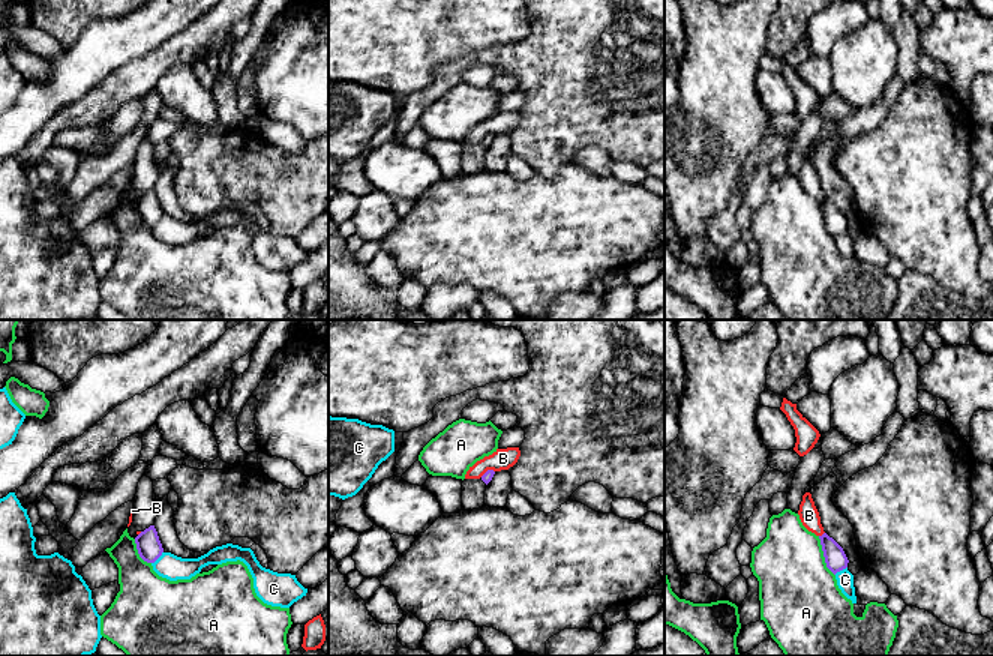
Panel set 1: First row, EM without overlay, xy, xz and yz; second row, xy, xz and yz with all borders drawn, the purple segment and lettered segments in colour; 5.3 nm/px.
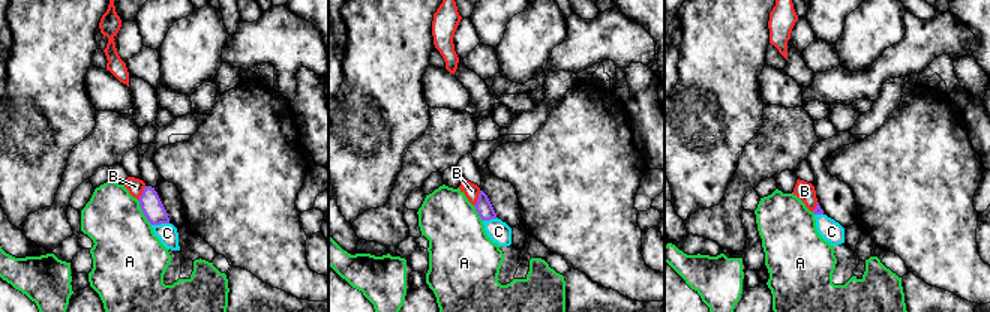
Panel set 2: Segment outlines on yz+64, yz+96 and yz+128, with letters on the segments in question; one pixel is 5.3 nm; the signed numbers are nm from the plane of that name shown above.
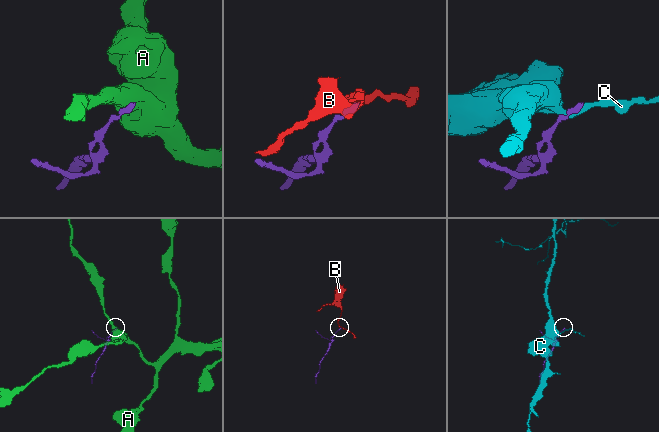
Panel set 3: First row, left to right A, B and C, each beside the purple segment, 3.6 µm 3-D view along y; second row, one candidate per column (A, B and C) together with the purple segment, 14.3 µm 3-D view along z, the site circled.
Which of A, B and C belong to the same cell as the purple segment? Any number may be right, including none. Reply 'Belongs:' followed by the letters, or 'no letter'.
Belongs: no letter

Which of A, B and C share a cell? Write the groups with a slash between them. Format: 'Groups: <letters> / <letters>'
Groups: A / B / C

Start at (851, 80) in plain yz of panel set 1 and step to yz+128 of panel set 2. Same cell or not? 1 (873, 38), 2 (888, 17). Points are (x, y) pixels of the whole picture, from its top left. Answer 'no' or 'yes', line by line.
1: yes
2: yes

